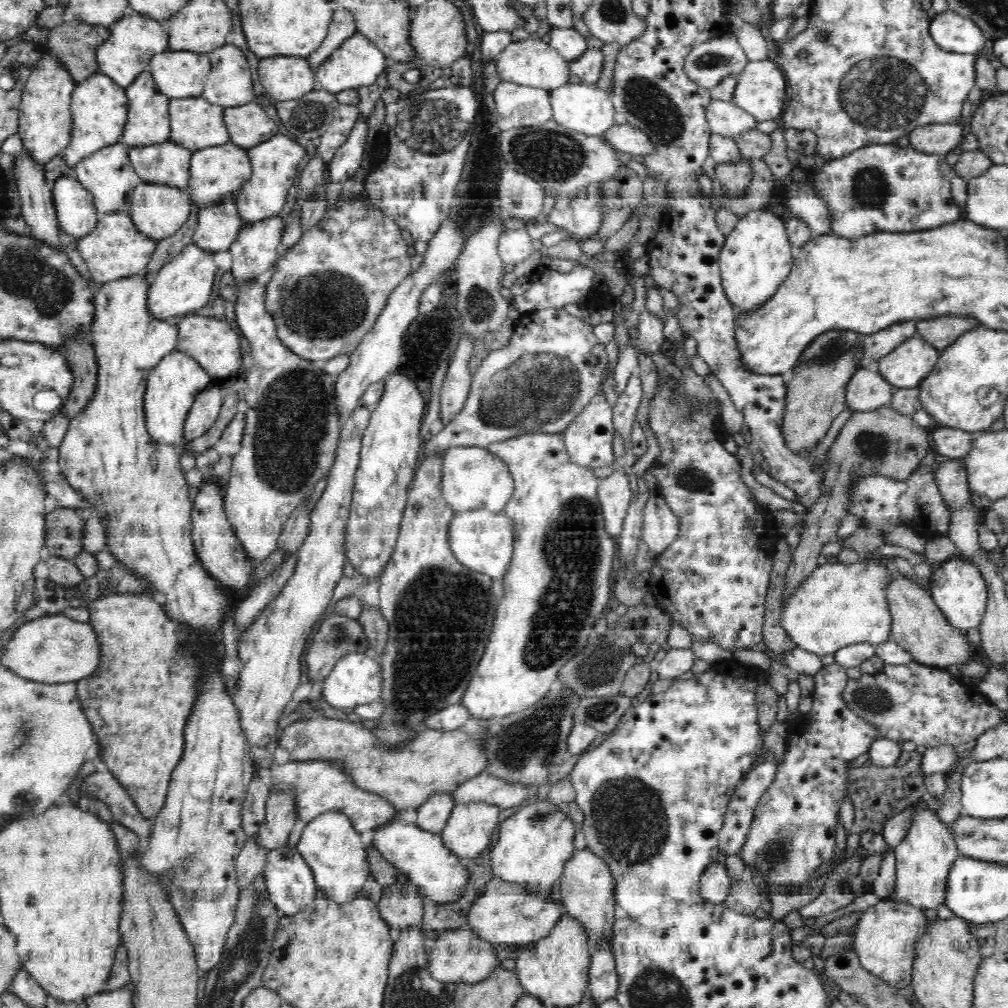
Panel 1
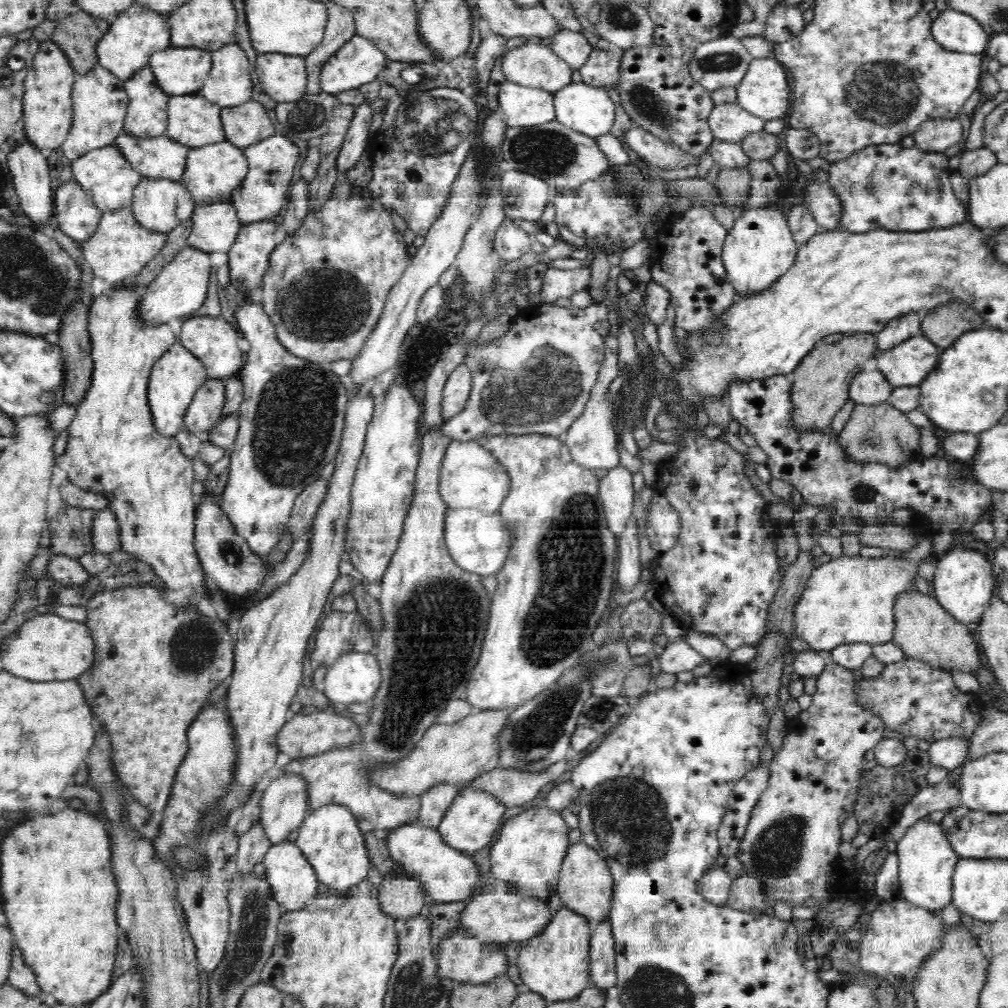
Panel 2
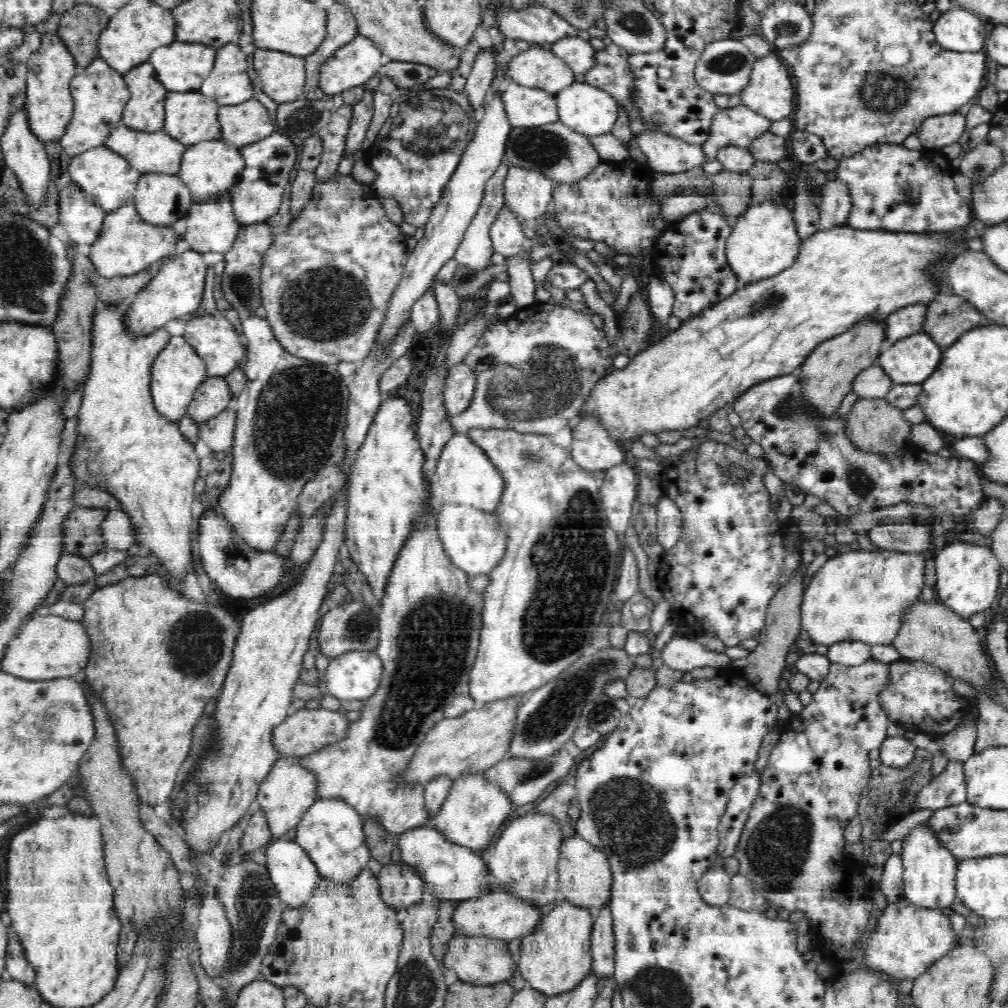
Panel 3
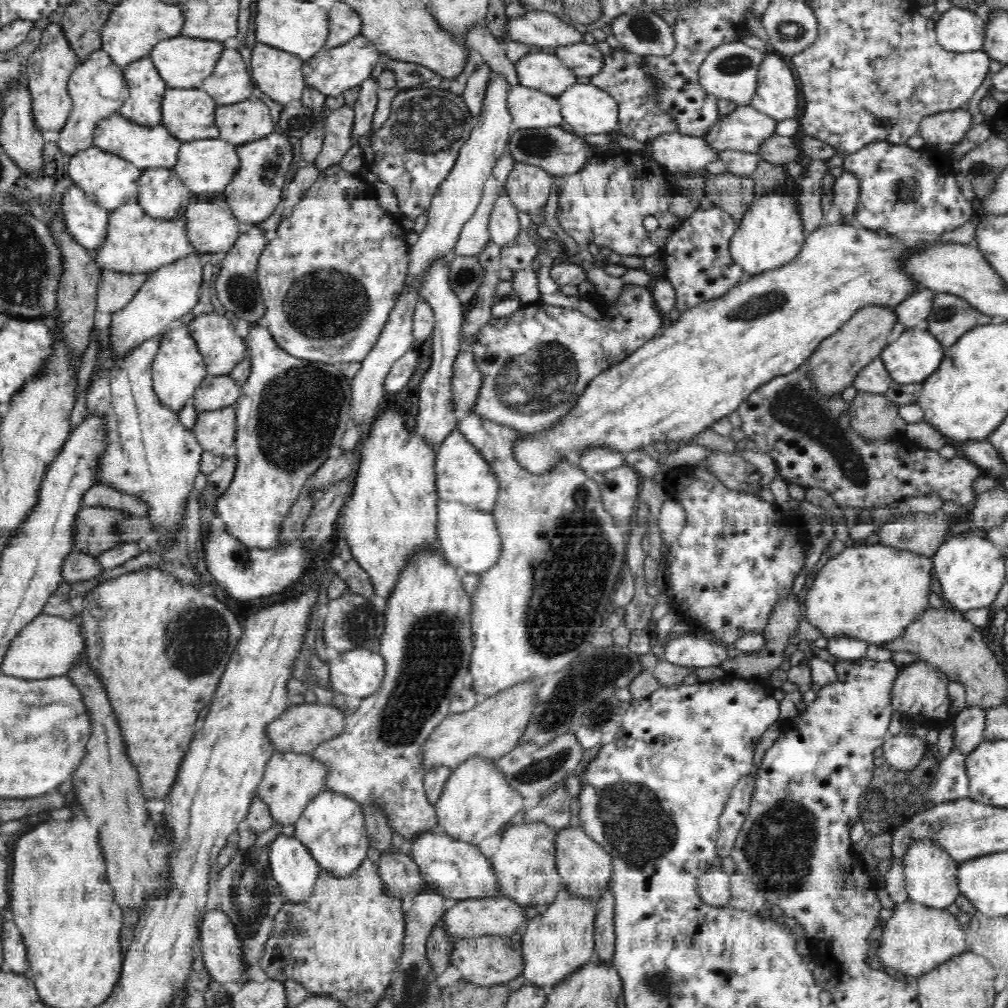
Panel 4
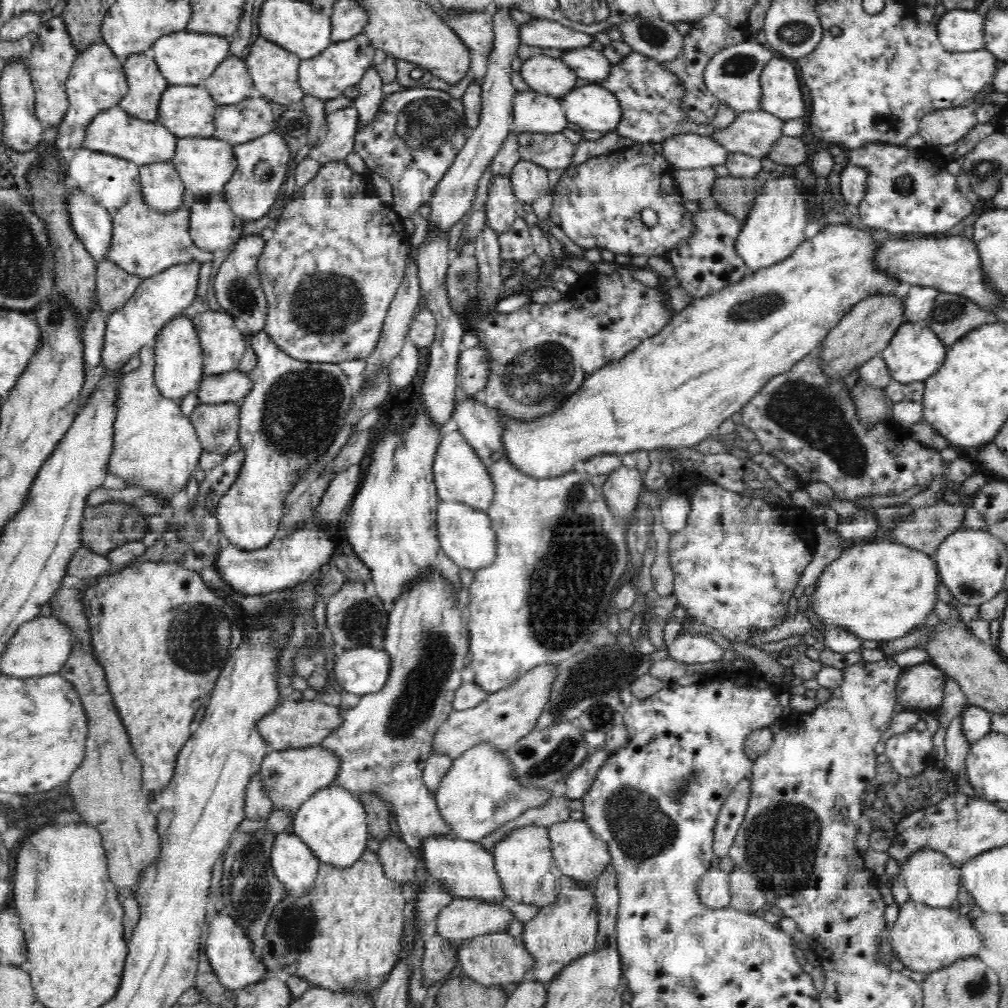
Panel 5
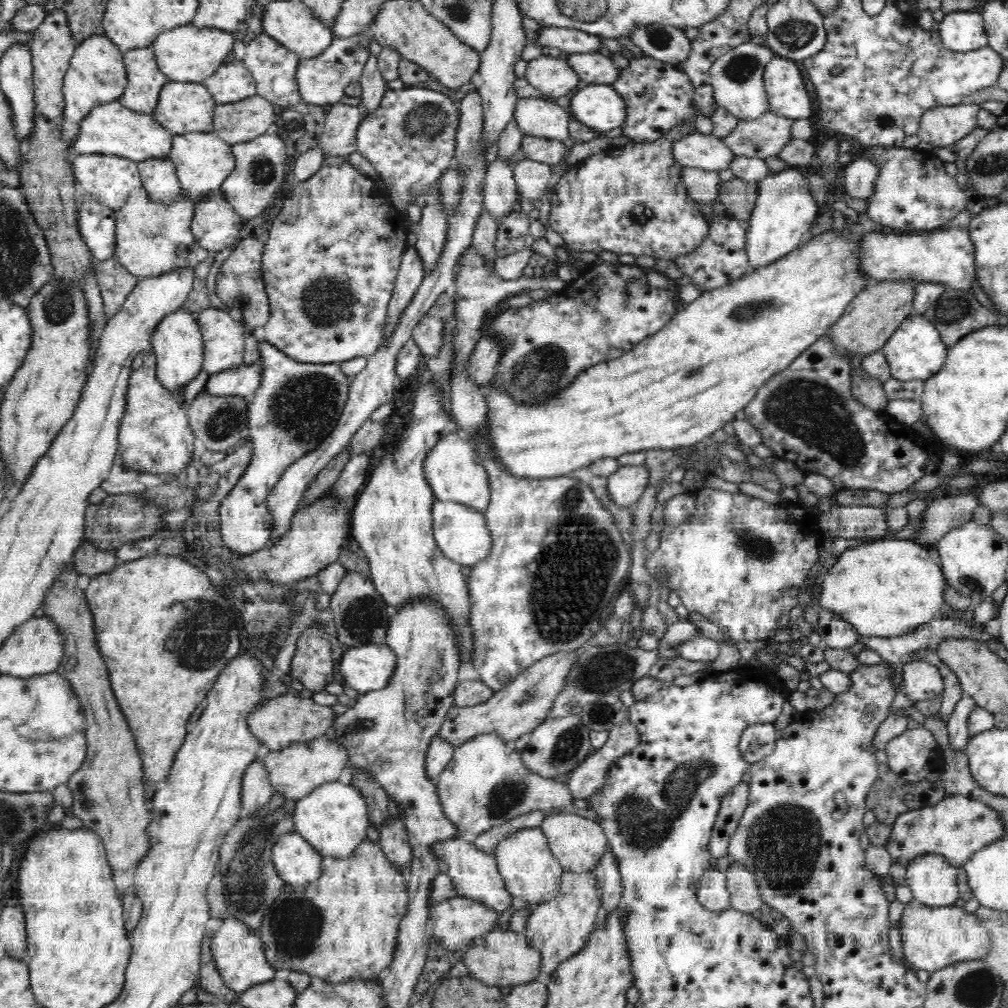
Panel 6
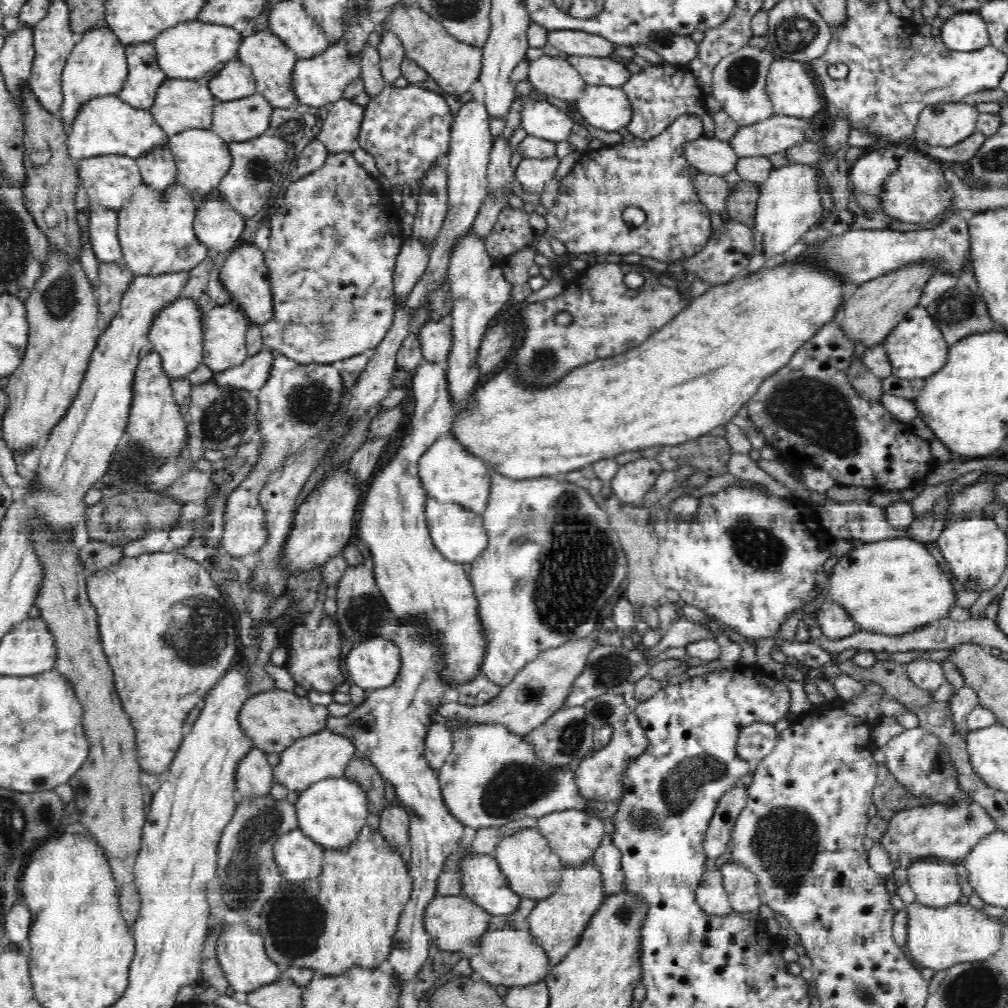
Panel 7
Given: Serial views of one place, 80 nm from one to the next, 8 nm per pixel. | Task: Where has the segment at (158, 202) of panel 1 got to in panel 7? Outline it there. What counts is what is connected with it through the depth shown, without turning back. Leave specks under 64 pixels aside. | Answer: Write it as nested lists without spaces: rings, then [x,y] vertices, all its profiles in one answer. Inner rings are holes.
[[[168,145],[152,147],[136,159],[143,182],[150,187],[163,189],[177,182],[177,166]]]

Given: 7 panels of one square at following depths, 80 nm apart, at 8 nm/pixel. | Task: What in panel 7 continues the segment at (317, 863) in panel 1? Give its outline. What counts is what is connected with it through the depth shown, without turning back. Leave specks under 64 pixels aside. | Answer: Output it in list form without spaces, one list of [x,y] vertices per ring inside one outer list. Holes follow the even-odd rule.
[[[345,776],[320,779],[299,794],[295,810],[298,829],[310,836],[310,839],[324,850],[338,850],[354,843],[366,825],[366,792],[354,783],[354,780],[346,779]]]

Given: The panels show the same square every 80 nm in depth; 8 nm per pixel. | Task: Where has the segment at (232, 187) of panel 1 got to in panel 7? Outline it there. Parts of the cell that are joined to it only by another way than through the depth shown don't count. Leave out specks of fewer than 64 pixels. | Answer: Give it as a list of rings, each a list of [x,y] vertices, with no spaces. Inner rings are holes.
[[[194,127],[169,137],[168,147],[177,166],[177,183],[188,187],[196,204],[214,194],[222,176],[230,170],[229,143],[220,138],[211,128]]]

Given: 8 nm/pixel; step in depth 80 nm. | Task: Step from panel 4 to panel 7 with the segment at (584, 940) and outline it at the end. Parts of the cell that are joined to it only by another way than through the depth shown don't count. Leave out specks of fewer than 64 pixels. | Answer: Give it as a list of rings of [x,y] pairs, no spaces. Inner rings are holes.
[[[588,858],[579,865],[568,865],[562,871],[558,888],[549,898],[537,902],[535,908],[528,915],[529,932],[535,942],[548,954],[552,967],[562,962],[563,958],[579,942],[583,928],[590,922],[590,918],[599,910],[606,899],[601,871],[592,858]]]

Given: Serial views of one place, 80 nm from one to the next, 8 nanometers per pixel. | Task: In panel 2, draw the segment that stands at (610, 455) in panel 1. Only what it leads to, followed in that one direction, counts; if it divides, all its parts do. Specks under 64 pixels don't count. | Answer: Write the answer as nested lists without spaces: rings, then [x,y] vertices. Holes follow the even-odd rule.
[[[609,333],[605,338],[605,362],[600,368],[599,377],[594,385],[588,404],[582,411],[581,416],[565,433],[566,440],[564,443],[568,447],[574,462],[592,471],[596,468],[611,469],[619,466],[616,442],[620,439],[617,435],[617,430],[615,430],[613,419],[611,418],[610,401],[606,401],[606,390],[608,390],[608,384],[610,384],[610,382],[618,376],[618,372],[620,372],[620,368],[617,364],[618,352],[620,352],[618,339],[614,338],[612,334]]]

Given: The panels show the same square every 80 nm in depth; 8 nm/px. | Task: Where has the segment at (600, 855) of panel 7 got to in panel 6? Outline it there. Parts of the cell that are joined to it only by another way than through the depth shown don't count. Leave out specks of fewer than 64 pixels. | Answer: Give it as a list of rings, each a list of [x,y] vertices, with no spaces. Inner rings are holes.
[[[607,850],[596,864],[597,887],[602,893],[602,904],[597,919],[604,920],[618,907],[623,893],[618,860]]]

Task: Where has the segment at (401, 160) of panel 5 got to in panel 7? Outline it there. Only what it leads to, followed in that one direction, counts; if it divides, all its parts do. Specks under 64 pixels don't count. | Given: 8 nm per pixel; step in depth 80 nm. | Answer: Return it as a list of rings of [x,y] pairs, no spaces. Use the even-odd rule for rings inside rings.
[[[386,83],[383,92],[365,107],[365,113],[359,132],[359,147],[372,154],[376,161],[380,176],[384,176],[394,186],[419,182],[423,172],[436,163],[446,164],[450,150],[450,132],[455,118],[450,111],[446,99],[436,92],[419,88],[418,84],[410,84],[398,88],[393,83]]]

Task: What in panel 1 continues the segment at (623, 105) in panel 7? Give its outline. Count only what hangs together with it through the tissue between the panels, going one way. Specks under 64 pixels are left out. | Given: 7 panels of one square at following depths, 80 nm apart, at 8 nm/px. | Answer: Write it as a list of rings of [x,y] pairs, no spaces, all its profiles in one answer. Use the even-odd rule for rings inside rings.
[[[582,81],[580,84],[568,83],[551,92],[550,100],[553,118],[558,124],[576,132],[602,137],[613,127],[615,122],[615,108],[607,92],[597,88],[596,84]]]

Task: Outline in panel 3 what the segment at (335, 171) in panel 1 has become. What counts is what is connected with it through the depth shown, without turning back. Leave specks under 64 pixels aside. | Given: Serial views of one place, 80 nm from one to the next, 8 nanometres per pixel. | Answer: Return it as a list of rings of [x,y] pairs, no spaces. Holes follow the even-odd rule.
[[[364,90],[363,98],[353,105],[353,117],[347,134],[345,153],[354,154],[356,150],[364,150],[362,144],[366,138],[373,117],[374,92]]]

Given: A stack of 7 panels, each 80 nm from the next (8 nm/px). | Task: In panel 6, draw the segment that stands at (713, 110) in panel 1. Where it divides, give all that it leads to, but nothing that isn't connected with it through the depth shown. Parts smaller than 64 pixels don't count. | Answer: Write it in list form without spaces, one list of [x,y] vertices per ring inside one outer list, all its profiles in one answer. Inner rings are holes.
[[[762,113],[758,118],[740,119],[722,142],[738,157],[765,159],[778,154],[793,137],[790,128],[794,119],[774,113]]]

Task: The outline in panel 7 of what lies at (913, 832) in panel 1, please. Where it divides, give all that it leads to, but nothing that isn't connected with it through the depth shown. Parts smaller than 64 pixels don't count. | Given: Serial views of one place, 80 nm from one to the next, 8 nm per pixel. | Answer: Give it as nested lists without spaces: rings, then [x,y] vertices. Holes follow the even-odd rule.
[[[944,859],[914,861],[907,868],[907,875],[907,884],[922,905],[944,908],[958,903],[962,896],[956,868]]]

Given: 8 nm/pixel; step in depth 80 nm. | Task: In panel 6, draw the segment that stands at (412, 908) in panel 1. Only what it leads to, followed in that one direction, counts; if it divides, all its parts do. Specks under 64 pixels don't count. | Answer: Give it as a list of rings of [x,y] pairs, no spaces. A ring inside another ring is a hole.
[[[400,815],[397,819],[389,817],[385,826],[380,830],[381,850],[388,856],[389,862],[393,862],[398,870],[406,868],[406,864],[412,862],[412,848],[408,841],[408,831],[401,821]]]

